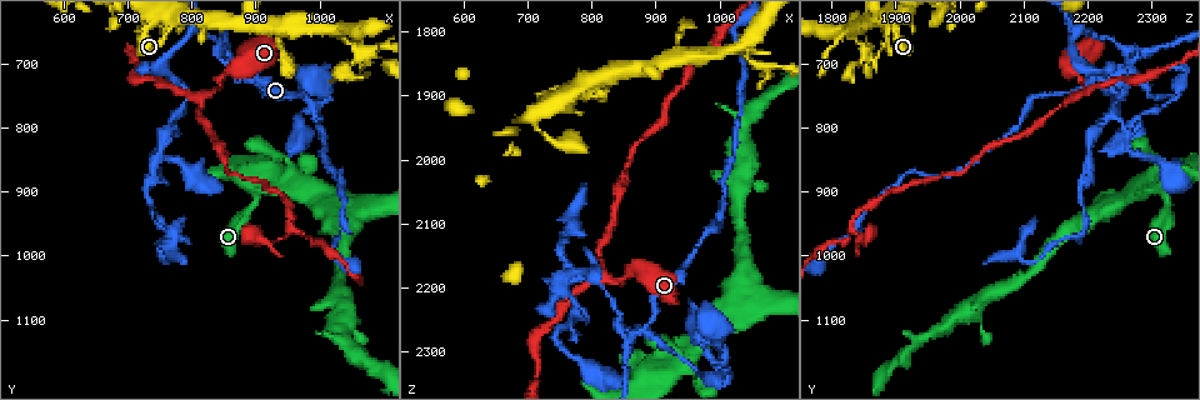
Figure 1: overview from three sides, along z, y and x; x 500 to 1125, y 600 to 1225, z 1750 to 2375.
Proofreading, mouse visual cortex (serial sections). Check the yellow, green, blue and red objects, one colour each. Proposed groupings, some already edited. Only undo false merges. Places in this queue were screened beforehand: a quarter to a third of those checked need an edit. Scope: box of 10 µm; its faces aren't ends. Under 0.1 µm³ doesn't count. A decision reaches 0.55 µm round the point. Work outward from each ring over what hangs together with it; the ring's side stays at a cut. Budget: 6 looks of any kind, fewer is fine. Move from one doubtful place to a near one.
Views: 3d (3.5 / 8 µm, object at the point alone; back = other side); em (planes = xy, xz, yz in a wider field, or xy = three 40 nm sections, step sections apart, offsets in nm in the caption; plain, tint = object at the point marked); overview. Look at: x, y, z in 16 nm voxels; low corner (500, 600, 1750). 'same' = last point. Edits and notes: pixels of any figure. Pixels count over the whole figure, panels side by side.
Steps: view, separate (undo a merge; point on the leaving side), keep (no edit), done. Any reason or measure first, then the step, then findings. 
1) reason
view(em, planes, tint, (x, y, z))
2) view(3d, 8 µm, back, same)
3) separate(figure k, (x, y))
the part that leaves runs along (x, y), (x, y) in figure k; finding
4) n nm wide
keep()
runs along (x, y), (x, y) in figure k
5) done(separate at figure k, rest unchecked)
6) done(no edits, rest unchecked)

looks like a crossing
view(3d, 8 µm, back, (875, 700, 2265))

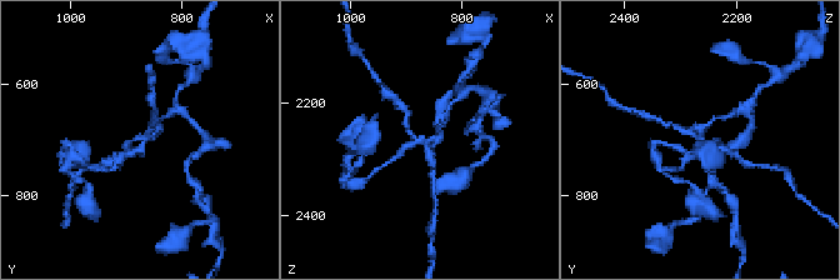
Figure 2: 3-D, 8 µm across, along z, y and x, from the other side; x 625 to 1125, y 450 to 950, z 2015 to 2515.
4 arms; arms of 200, 200, 200, 200 nm; shape alone is not enough
view(em, planes, tint, same)

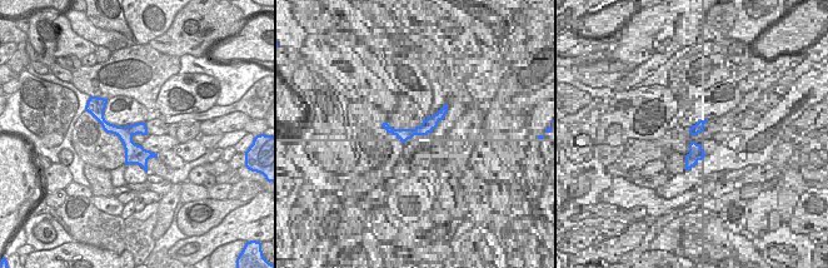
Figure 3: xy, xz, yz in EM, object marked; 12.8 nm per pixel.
separate(figure 2, (694, 155))
the part that leaves runs along (693, 131), (714, 118), (730, 116) in figure 2; a second cell is stuck on

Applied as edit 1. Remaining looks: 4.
a narrow waist
view(3d, 3.5 µm, back, (1080, 685, 1855))

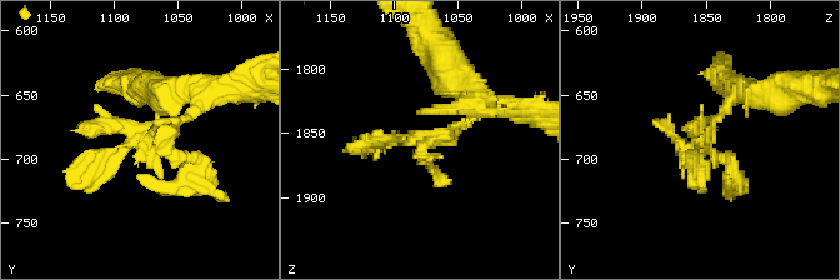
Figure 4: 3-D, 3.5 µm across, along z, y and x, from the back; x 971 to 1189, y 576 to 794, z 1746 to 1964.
view(em, xy, step 1, tint, (1082, 682, 1852))

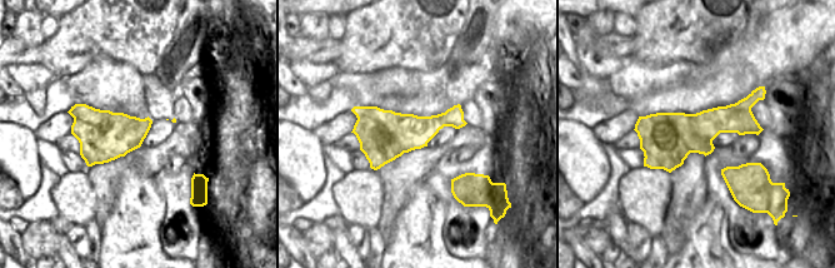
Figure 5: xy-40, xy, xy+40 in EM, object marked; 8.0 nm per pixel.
380 nm wide
keep()
runs along (200, 101), (104, 155), (89, 190) in figure 4; continuous, no second cell

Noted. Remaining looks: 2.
abrupt turn
view(3d, 3.5 µm, back, (1030, 865, 1930))

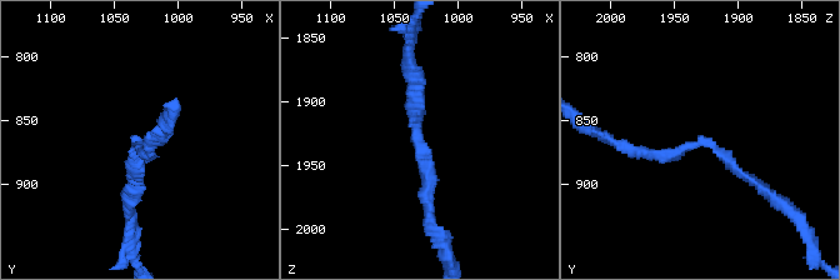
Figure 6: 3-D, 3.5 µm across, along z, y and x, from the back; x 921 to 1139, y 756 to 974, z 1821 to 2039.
arms of 150, 150 nm
view(em, xy, step 3, tint, (1032, 864, 1928))

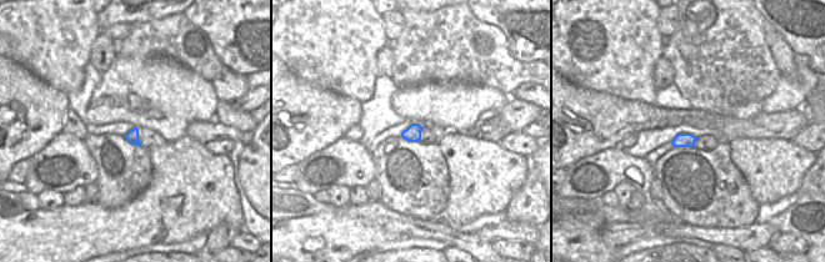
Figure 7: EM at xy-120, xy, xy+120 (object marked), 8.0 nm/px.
140 nm wide
keep()
runs along (628, 148), (666, 155), (704, 140), (765, 190) in figure 6; continuous, no second cell

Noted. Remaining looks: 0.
done(separate at figure 2, rest unchecked)

